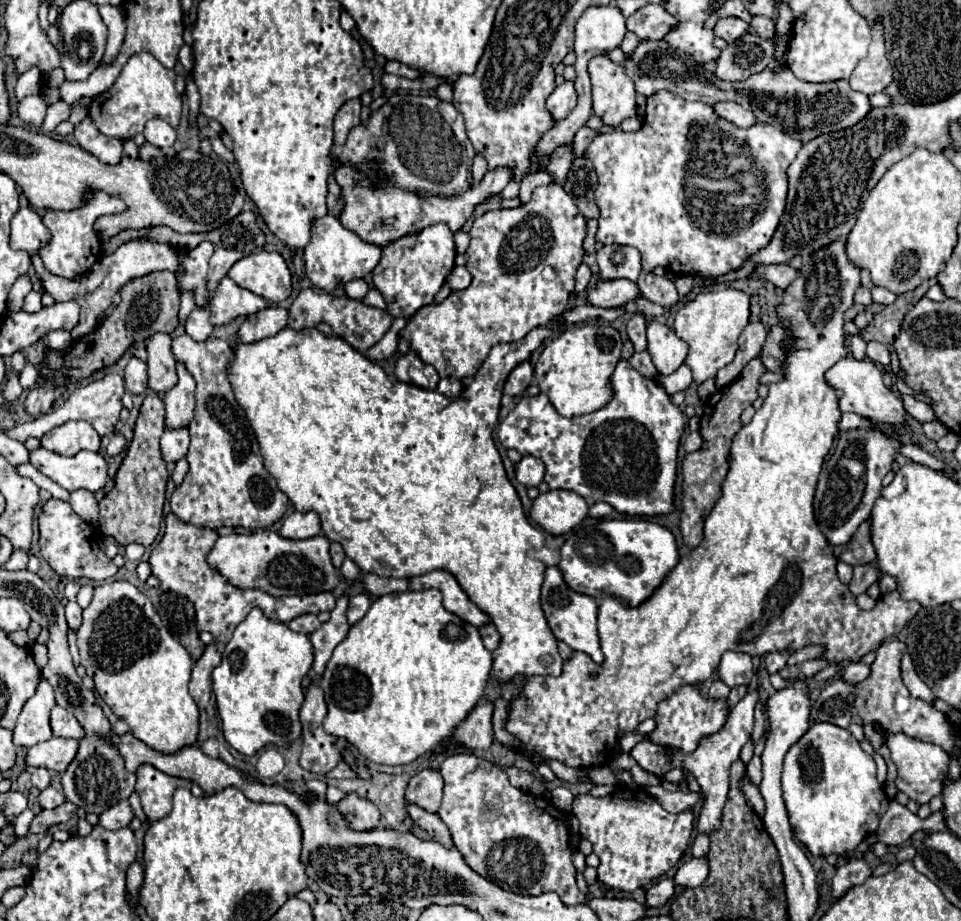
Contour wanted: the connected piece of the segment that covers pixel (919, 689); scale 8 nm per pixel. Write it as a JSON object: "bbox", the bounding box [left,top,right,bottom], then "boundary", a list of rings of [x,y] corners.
{"bbox":[902,654,936,704],"boundary":[[[904,654],[904,658],[902,658],[902,678],[904,678],[904,684],[906,684],[906,688],[910,690],[912,696],[916,696],[924,702],[930,702],[930,704],[936,700],[932,690],[918,678],[914,664],[912,664],[912,658],[908,654]]]}

